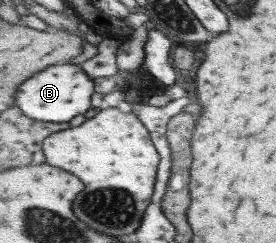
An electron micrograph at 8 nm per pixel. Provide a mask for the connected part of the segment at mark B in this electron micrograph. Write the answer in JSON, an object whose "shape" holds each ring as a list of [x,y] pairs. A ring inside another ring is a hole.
{"shape":[[[71,62],[58,63],[42,72],[35,73],[32,80],[26,80],[16,96],[22,112],[34,120],[42,122],[70,122],[72,118],[86,114],[92,108],[94,78],[82,70],[80,65]]]}

